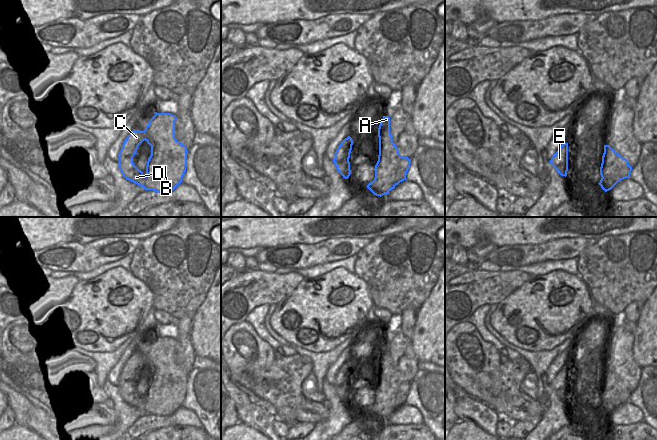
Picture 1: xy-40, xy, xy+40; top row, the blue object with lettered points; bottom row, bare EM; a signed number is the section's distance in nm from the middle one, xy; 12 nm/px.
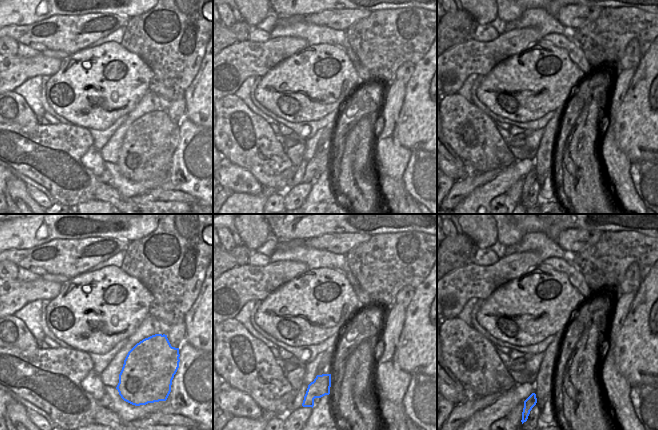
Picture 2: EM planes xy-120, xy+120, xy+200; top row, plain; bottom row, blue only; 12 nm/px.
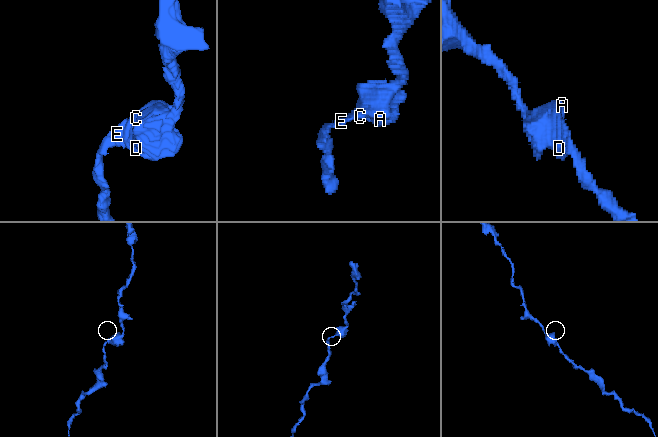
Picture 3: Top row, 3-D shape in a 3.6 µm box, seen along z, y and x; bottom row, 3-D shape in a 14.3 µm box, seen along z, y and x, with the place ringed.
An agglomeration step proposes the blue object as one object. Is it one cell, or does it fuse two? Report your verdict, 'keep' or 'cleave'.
keep

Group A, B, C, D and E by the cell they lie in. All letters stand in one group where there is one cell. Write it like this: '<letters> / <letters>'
A B C D E

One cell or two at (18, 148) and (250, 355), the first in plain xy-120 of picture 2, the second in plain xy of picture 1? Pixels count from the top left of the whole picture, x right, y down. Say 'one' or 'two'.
two

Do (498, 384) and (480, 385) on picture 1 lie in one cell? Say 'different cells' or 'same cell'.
same cell

